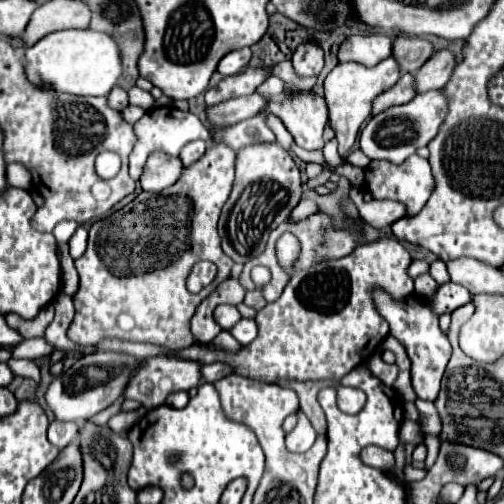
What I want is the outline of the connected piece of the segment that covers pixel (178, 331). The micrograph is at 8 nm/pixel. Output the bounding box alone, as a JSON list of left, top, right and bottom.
[70,142,236,350]

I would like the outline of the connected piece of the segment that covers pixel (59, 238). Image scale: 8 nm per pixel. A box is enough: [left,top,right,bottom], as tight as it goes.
[54,222,78,246]

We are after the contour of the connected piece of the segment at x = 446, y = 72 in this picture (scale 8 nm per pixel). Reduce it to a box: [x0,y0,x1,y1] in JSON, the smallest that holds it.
[416,50,456,92]

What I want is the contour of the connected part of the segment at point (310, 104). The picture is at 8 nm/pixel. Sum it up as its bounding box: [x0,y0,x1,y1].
[268,92,328,150]

